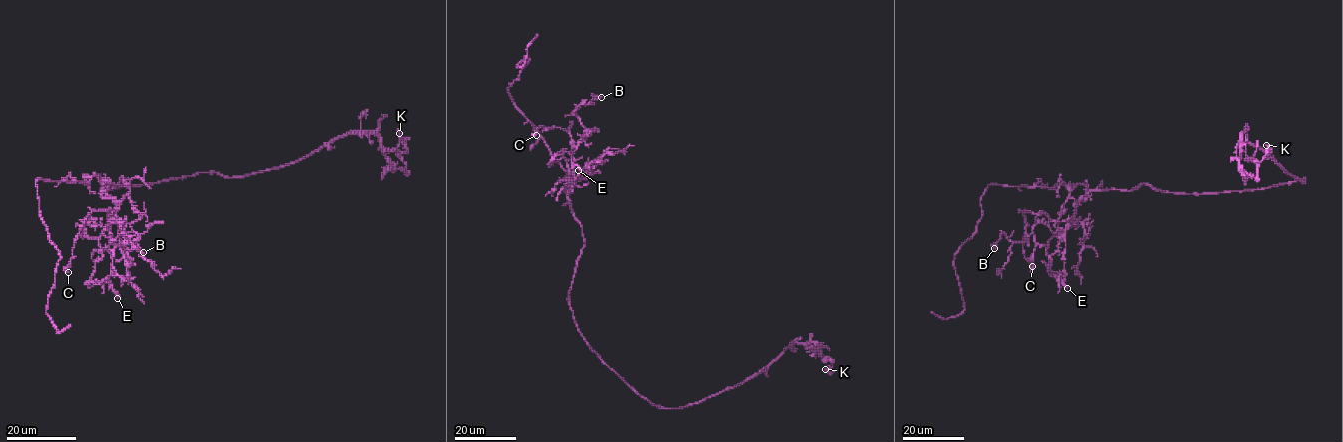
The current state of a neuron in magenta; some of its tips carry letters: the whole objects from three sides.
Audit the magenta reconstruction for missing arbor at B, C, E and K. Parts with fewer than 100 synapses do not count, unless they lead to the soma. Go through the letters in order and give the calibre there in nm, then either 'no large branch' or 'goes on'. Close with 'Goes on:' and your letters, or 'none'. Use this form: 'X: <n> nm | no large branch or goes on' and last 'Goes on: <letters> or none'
B: 140 nm | no large branch
C: 360 nm | no large branch
E: 190 nm | no large branch
K: 240 nm | no large branch
Goes on: none

